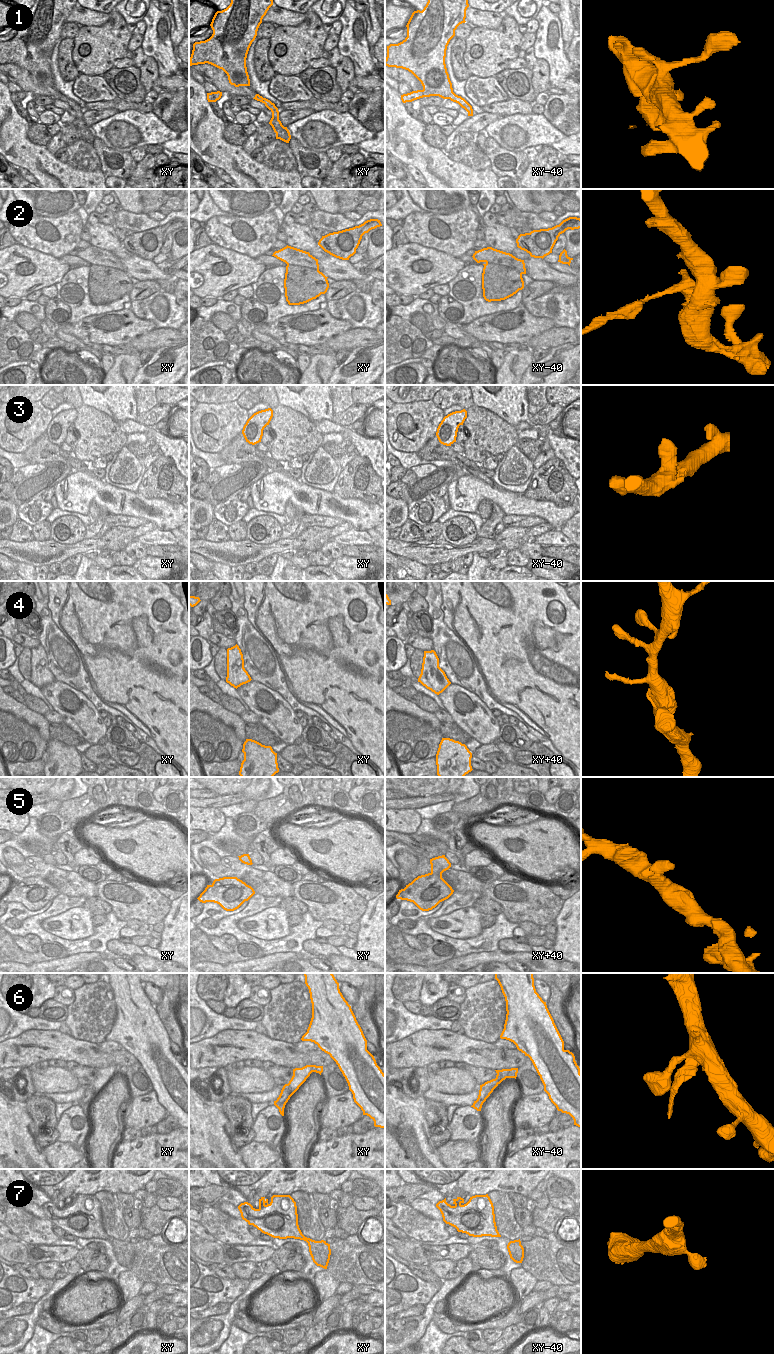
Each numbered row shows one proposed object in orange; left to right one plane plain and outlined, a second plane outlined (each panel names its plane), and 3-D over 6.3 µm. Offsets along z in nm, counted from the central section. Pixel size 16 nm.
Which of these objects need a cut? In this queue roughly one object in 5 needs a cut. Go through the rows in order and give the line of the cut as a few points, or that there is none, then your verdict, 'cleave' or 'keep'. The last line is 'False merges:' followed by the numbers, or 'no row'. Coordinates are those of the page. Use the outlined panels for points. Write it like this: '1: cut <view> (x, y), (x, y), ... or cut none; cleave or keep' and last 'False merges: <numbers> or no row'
1: cut none; keep
2: cut xy-40 (486, 262), (506, 265), (522, 273); cleave
3: cut none; keep
4: cut none; keep
5: cut none; keep
6: cut none; keep
7: cut none; keep
False merges: 2

